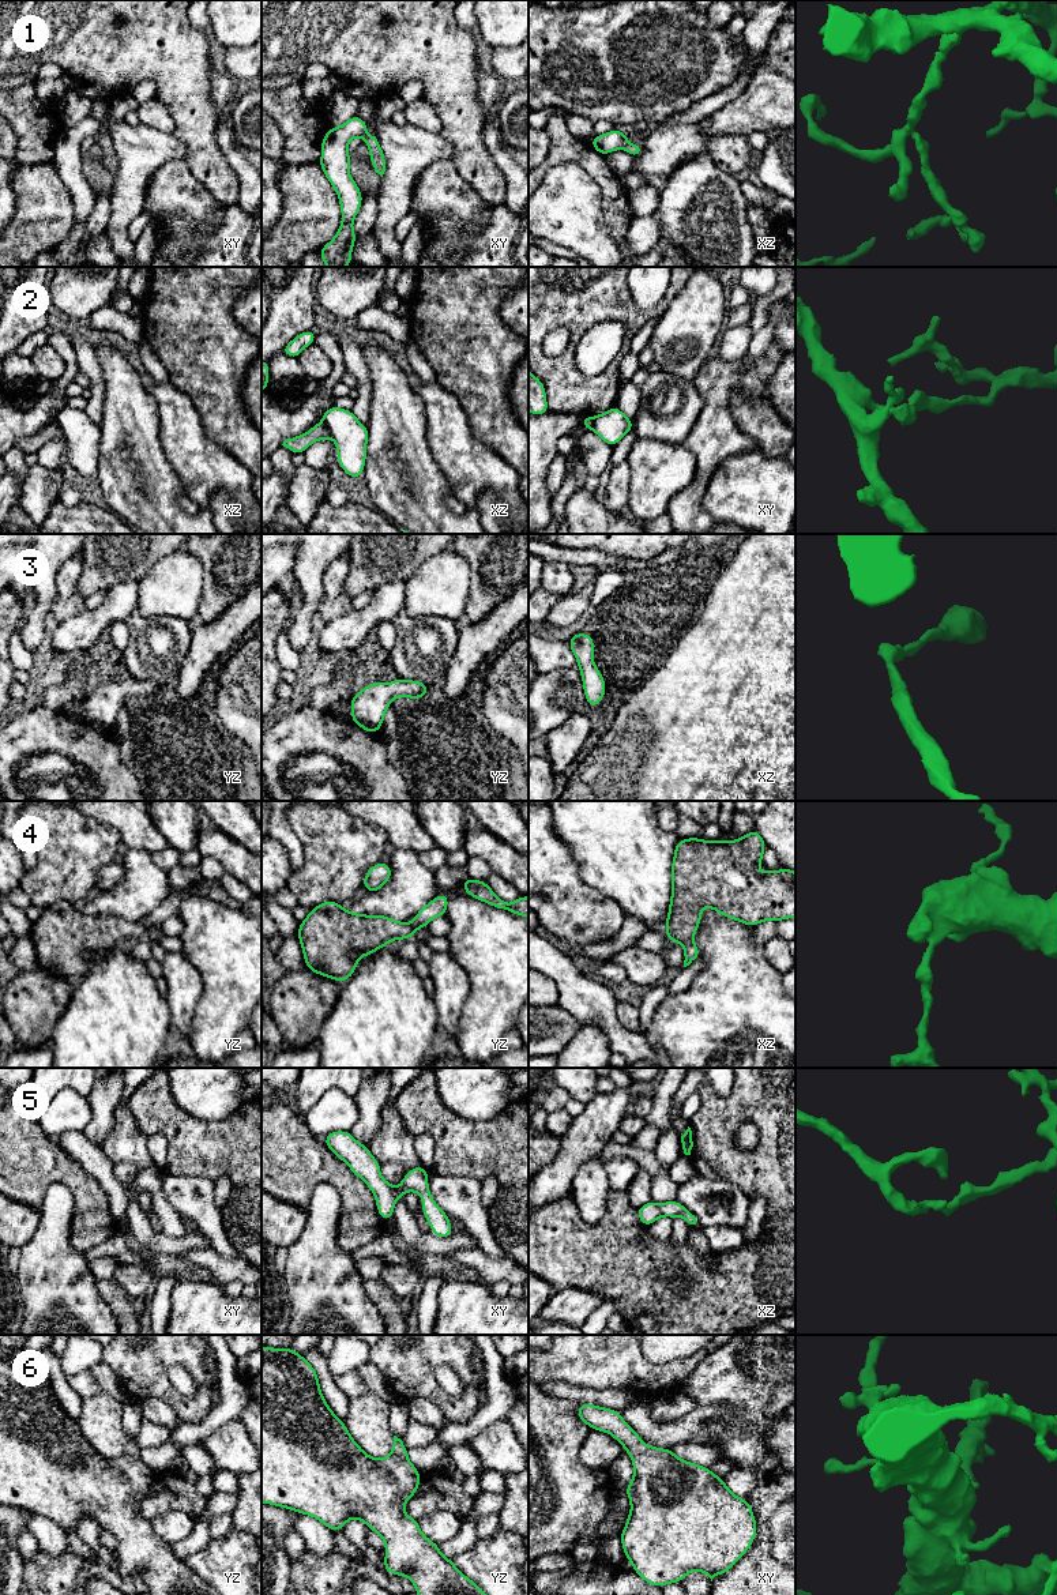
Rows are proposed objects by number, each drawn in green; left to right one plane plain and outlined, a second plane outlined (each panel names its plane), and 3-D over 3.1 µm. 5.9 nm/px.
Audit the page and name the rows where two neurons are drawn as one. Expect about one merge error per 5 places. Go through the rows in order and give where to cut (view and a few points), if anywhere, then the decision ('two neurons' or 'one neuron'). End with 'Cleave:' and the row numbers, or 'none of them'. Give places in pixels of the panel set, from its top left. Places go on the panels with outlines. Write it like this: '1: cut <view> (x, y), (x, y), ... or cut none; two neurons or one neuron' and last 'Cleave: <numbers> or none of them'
1: cut none; one neuron
2: cut xz (322, 422), (331, 436); two neurons
3: cut none; one neuron
4: cut none; one neuron
5: cut none; one neuron
6: cut none; one neuron
Cleave: 2

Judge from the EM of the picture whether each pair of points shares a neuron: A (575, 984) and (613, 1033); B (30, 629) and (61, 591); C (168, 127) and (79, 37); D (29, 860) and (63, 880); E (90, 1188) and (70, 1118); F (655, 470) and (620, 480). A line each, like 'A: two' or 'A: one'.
A: one
B: two
C: two
D: two
E: two
F: two

